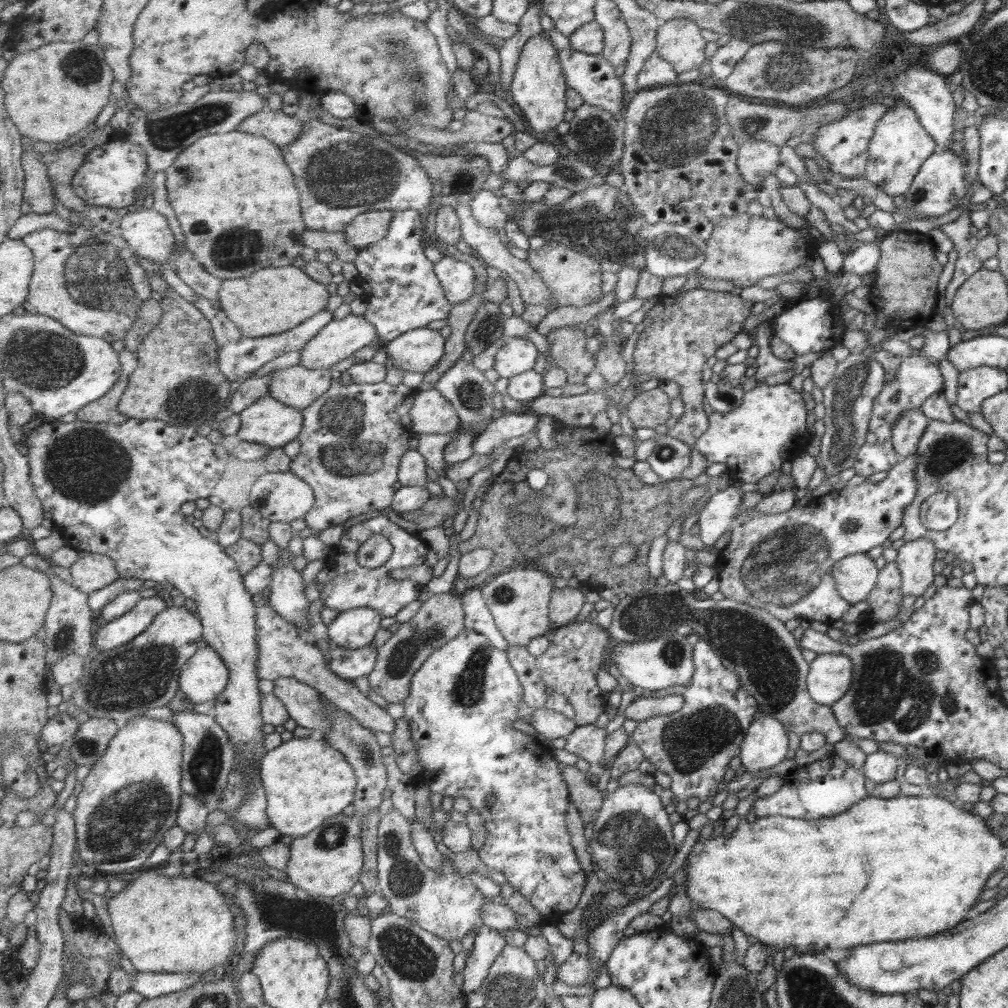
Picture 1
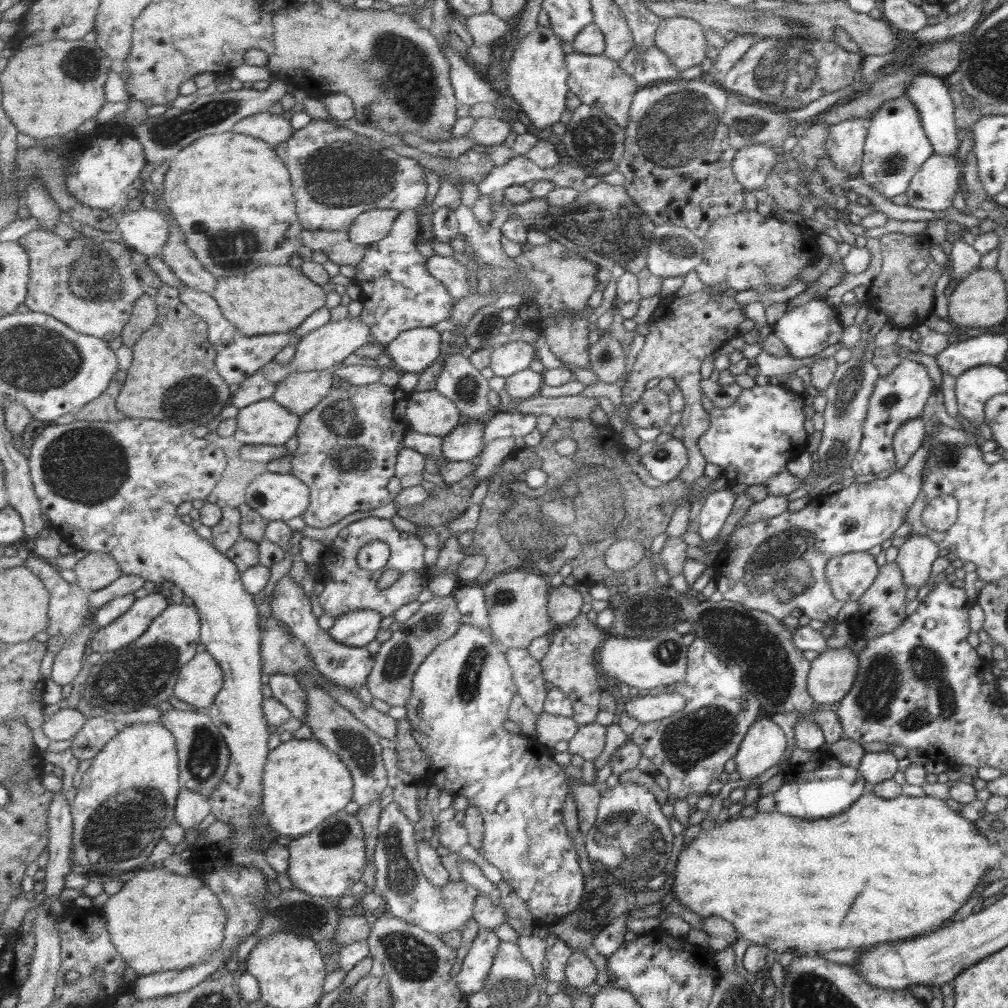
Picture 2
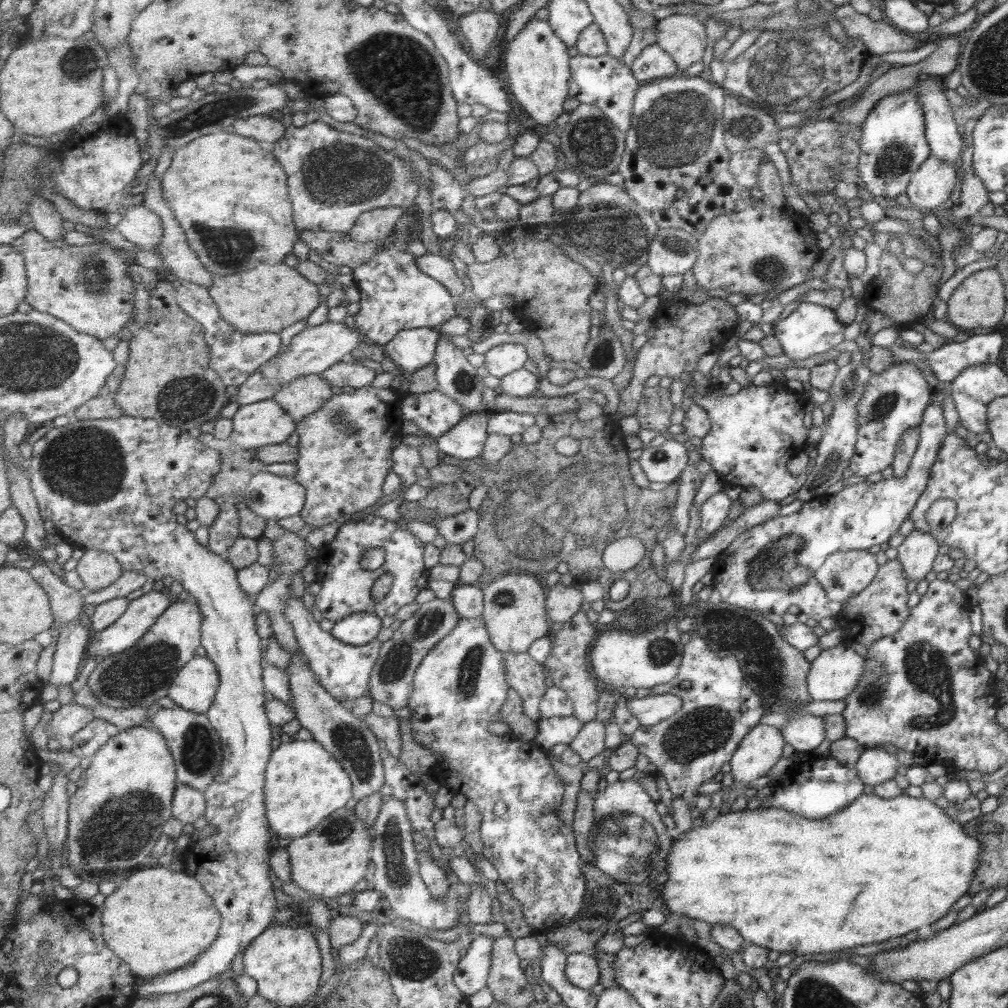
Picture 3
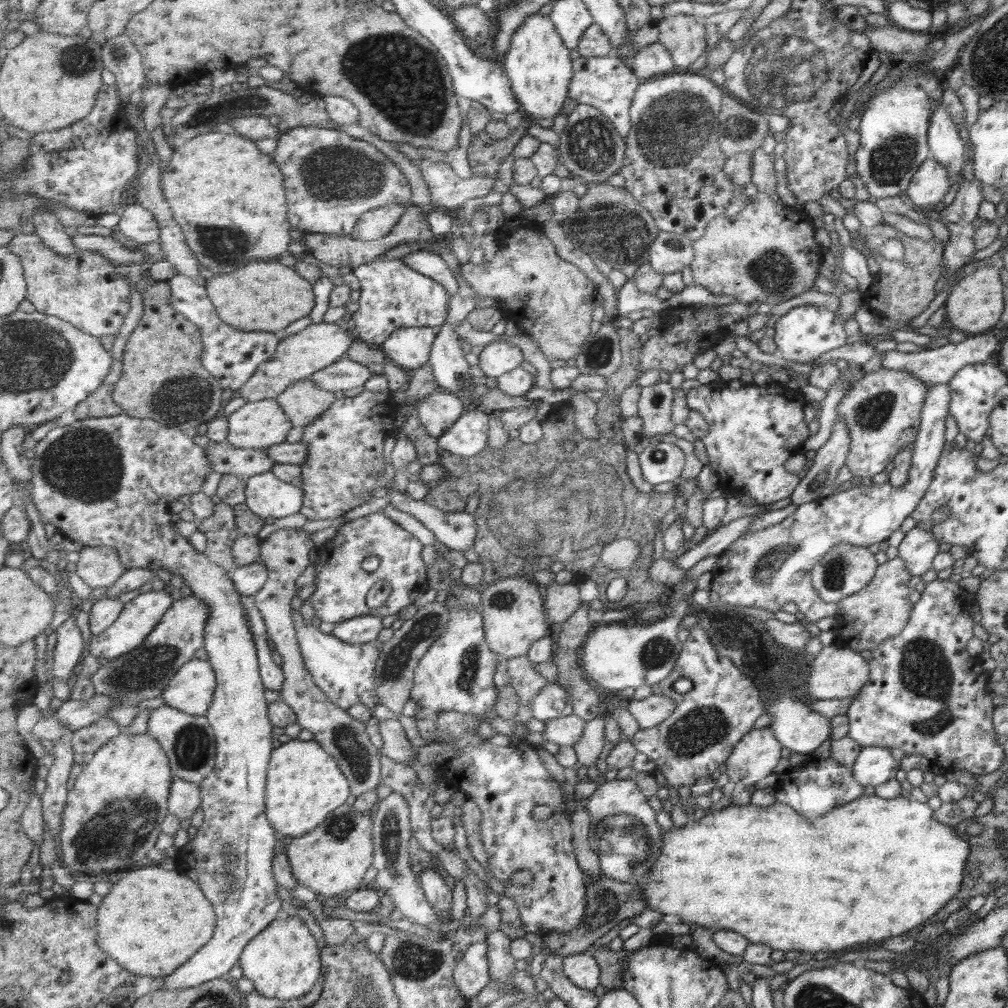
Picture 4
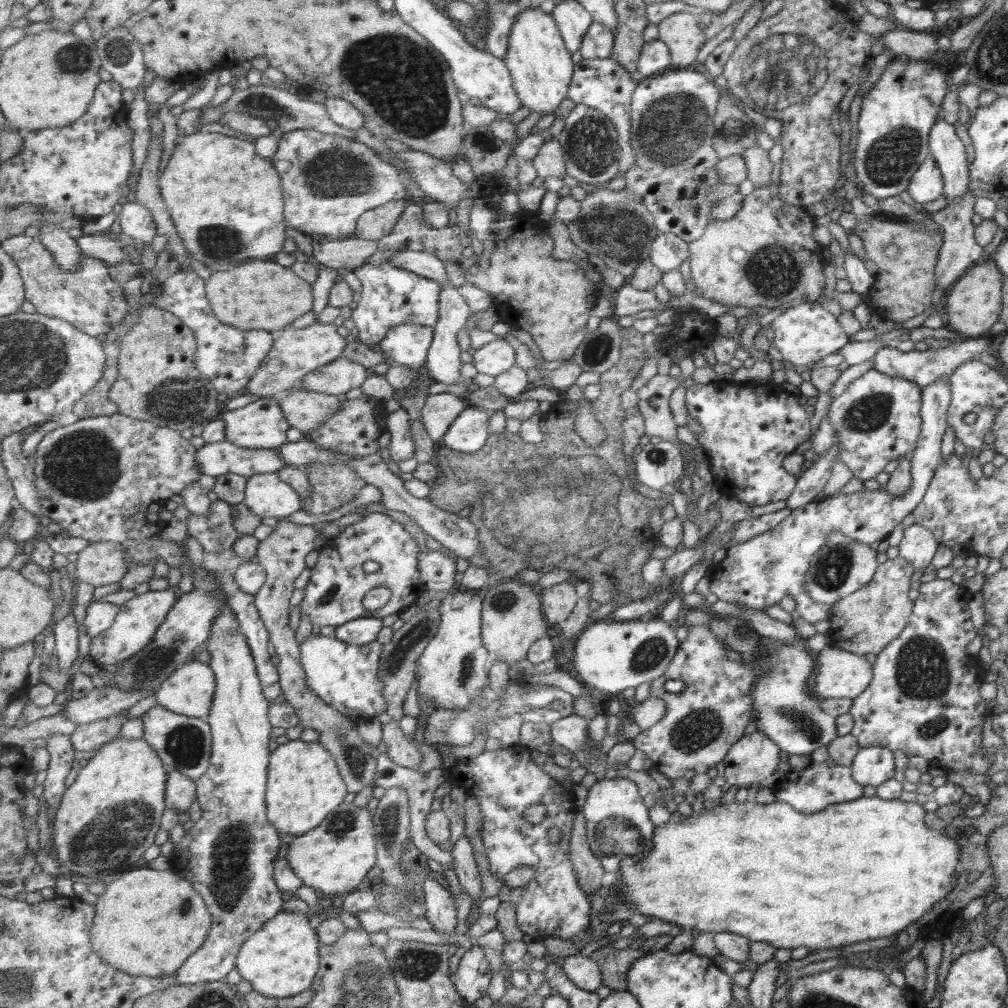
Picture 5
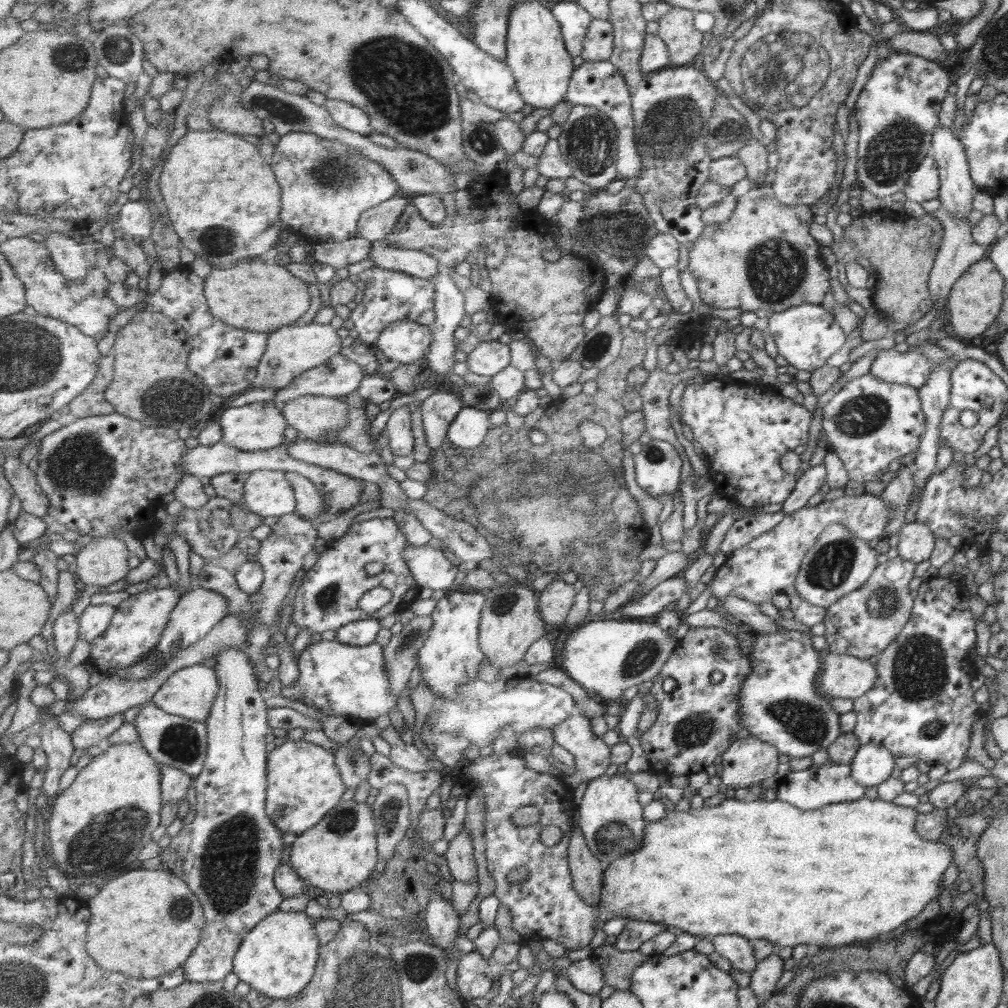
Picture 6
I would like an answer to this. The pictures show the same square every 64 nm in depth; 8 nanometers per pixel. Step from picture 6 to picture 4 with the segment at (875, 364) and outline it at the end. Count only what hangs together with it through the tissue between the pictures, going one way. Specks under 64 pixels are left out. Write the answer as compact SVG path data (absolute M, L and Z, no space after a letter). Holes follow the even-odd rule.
M986 331L977 335L966 336L966 339L961 342L949 342L940 347L933 347L931 350L905 353L892 349L881 354L881 368L913 373L913 377L917 377L925 383L925 386L927 384L946 384L962 366L995 361L999 344L995 332Z

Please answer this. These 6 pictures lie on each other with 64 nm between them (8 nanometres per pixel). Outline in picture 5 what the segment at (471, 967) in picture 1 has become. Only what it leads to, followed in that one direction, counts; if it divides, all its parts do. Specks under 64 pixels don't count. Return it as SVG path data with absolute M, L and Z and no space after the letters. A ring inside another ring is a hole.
M473 944L467 952L460 955L458 968L453 978L461 996L466 998L468 1003L473 1004L489 992L493 975L485 949L481 945Z

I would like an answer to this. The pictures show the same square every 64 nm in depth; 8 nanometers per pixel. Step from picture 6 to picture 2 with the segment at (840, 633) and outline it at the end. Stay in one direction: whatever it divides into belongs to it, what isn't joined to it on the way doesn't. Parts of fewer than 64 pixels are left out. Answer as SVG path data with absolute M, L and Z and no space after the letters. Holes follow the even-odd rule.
M895 561L885 563L878 568L877 576L861 594L858 603L859 610L847 621L851 629L851 642L855 639L870 640L881 634L892 632L903 623L905 615L905 584L903 584L901 572Z

